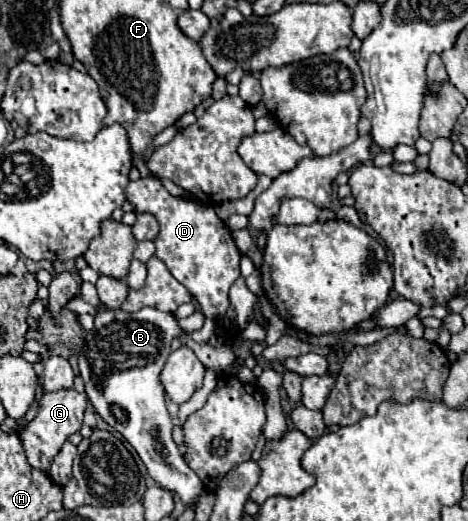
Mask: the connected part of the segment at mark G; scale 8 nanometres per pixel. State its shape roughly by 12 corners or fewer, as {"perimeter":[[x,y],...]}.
{"perimeter":[[44,393],[20,433],[24,455],[48,473],[54,455],[80,431],[86,395]]}

